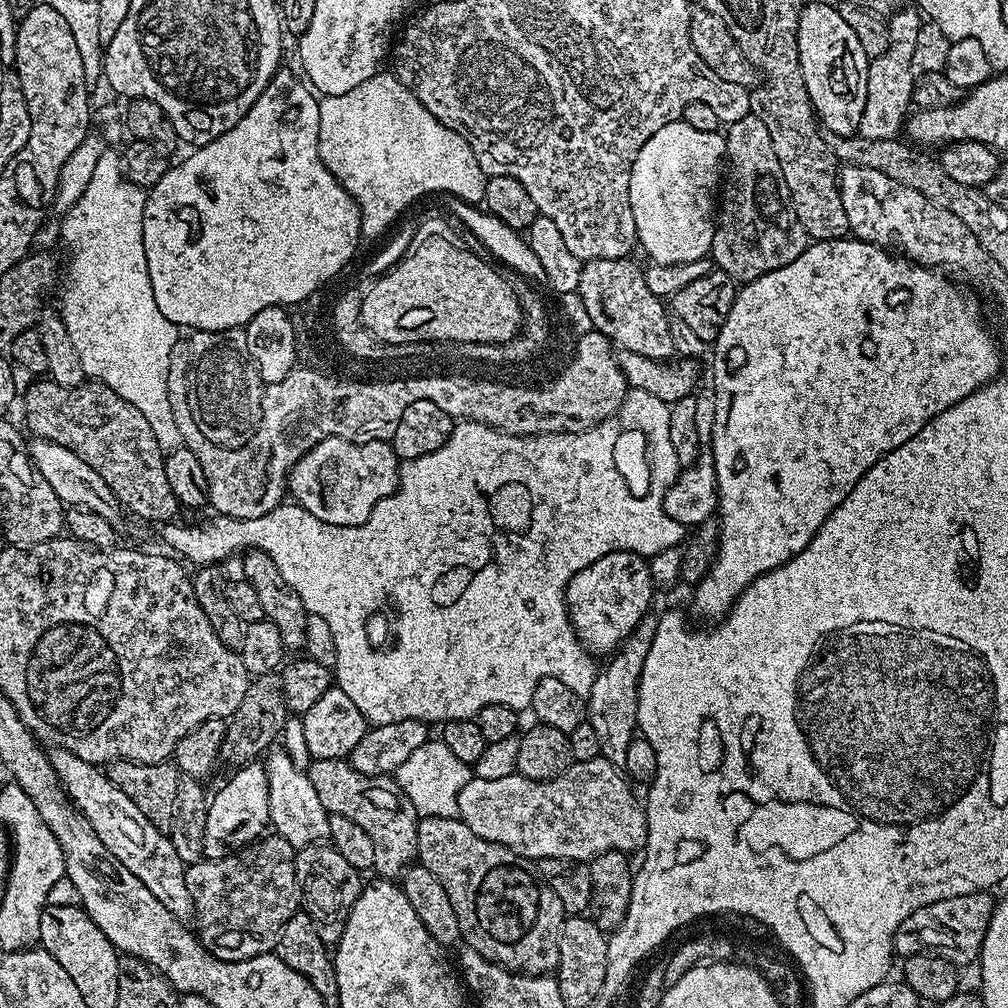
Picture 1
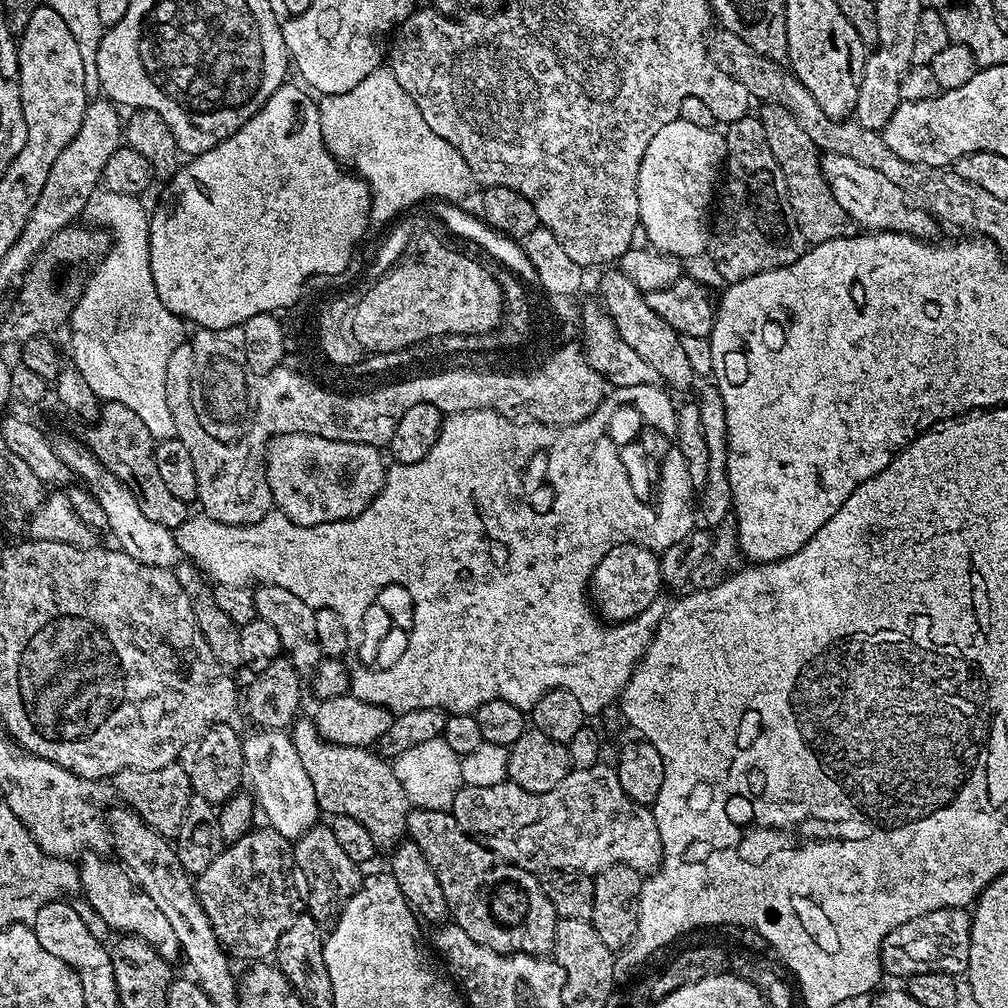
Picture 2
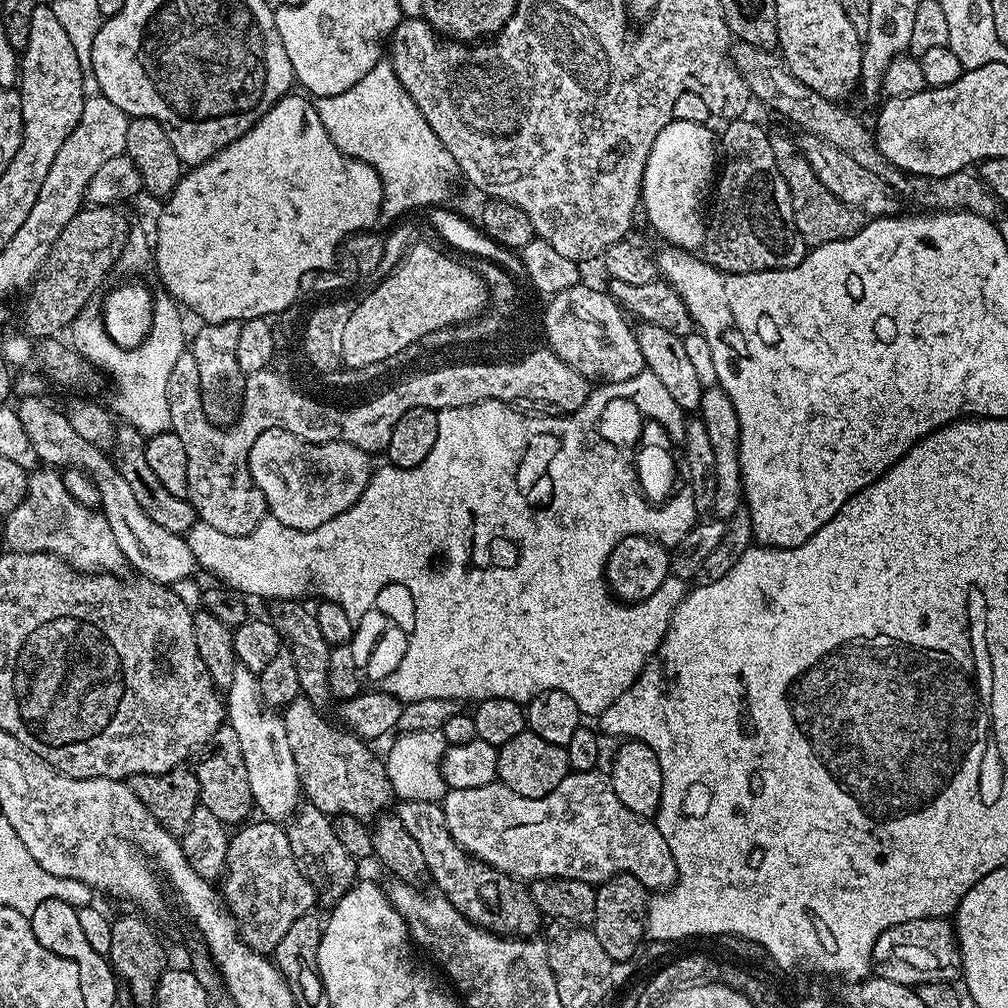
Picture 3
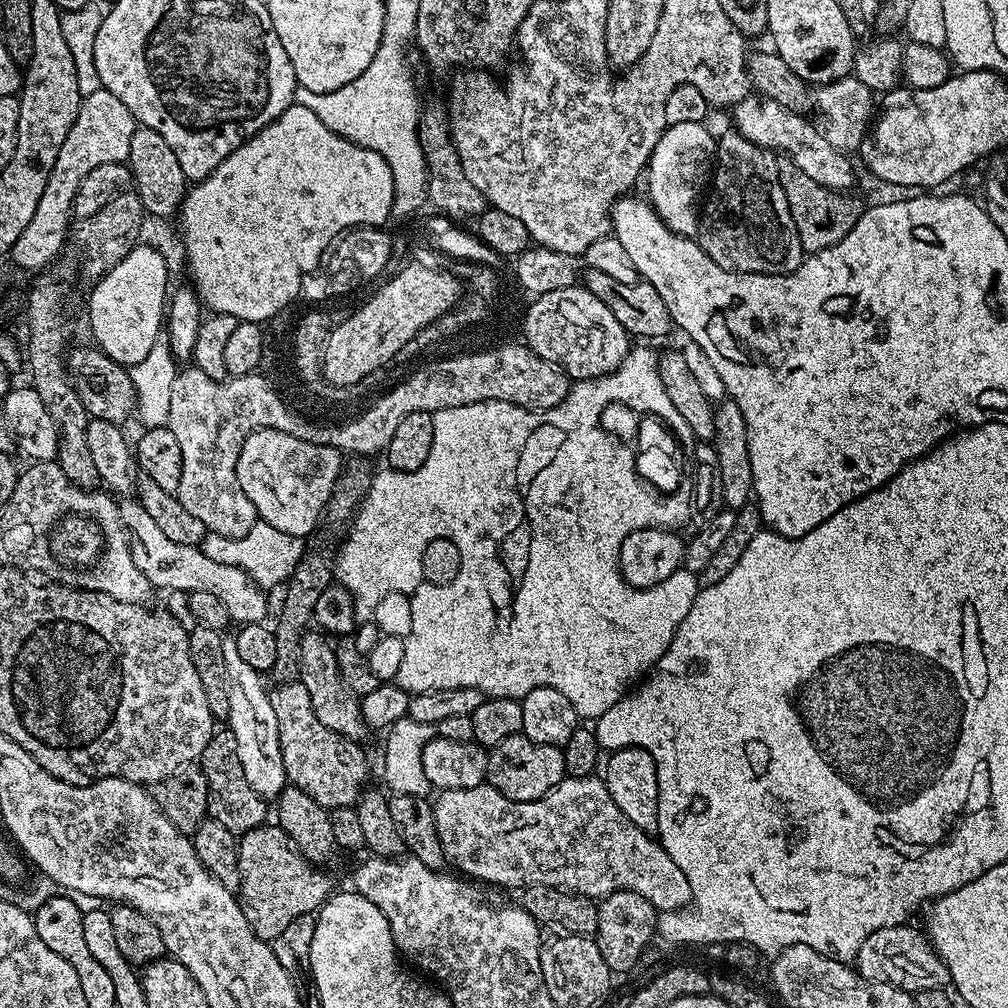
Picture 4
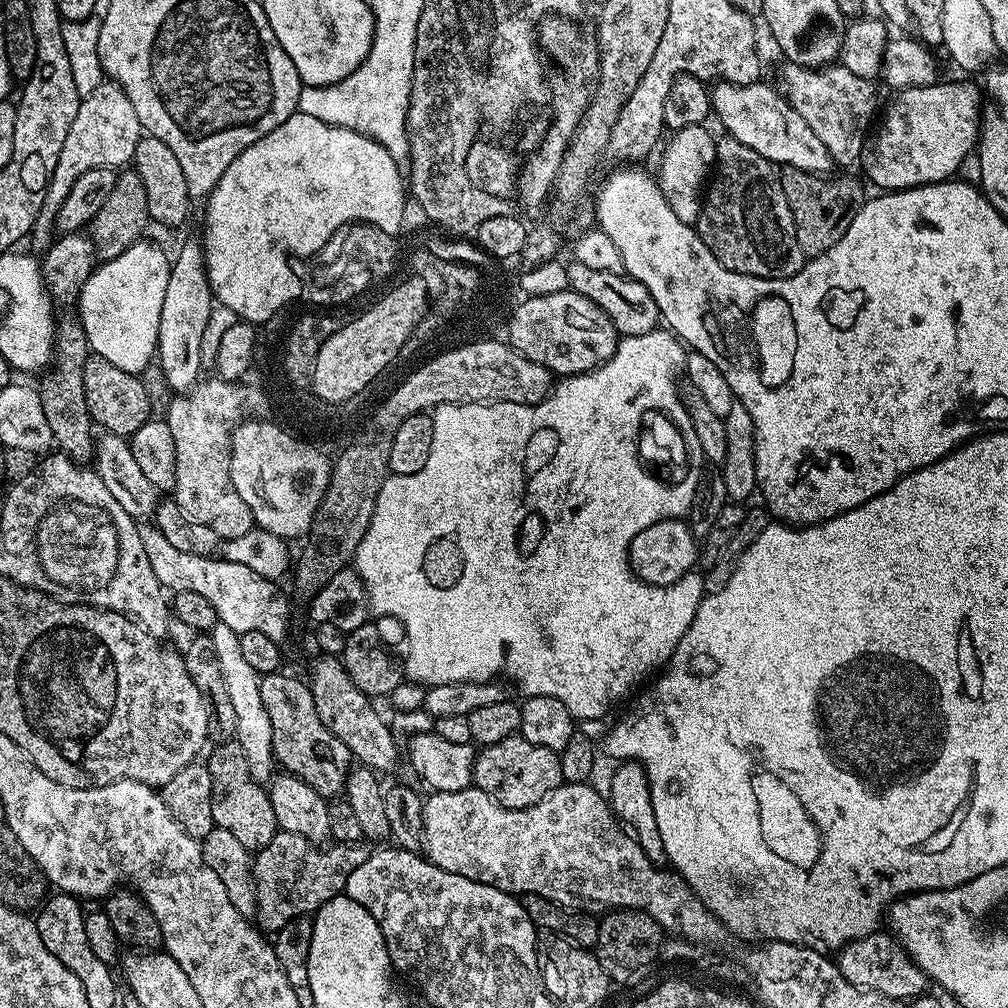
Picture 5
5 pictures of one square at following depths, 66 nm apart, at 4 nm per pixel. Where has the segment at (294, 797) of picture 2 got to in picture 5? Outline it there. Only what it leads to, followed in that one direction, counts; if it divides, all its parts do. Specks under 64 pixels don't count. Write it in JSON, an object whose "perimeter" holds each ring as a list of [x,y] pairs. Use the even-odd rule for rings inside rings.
{"perimeter":[[[218,622],[212,628],[210,635],[214,646],[214,654],[218,654],[218,666],[222,666],[222,678],[226,678],[226,691],[230,693],[230,703],[234,706],[234,718],[236,719],[235,743],[242,746],[246,766],[253,778],[261,782],[271,781],[274,775],[272,731],[270,730],[270,714],[266,714],[266,706],[262,706],[261,673],[255,672],[242,659],[239,632],[230,630],[230,626]]]}

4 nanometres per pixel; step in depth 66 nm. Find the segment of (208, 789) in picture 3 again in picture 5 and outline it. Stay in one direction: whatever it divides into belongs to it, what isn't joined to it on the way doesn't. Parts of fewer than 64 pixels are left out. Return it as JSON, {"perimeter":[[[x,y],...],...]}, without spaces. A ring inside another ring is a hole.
{"perimeter":[[[220,742],[215,747],[206,756],[212,779],[212,823],[222,830],[230,830],[230,834],[234,834],[234,838],[249,850],[262,849],[278,830],[267,787],[250,774],[240,744]]]}

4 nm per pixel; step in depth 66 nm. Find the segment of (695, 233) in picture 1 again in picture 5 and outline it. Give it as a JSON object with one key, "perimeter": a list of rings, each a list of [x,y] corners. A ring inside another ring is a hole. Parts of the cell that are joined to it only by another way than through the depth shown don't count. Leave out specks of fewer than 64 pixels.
{"perimeter":[[[695,124],[689,128],[678,128],[671,133],[672,141],[664,148],[664,157],[660,160],[660,176],[658,183],[666,202],[670,204],[670,210],[682,220],[690,225],[695,225],[700,217],[700,206],[702,203],[702,189],[709,179],[716,162],[716,140],[707,132],[707,127]]]}

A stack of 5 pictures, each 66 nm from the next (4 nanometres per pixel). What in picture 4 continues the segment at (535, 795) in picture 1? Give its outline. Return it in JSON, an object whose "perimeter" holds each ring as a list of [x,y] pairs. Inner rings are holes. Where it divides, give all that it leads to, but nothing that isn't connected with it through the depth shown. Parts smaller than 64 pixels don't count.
{"perimeter":[[[599,775],[568,776],[557,788],[550,790],[542,798],[530,802],[518,802],[506,798],[506,794],[494,790],[487,782],[474,786],[470,790],[443,790],[437,796],[440,797],[434,800],[433,816],[437,828],[437,838],[440,839],[447,863],[453,864],[457,868],[457,870],[455,869],[457,873],[463,874],[473,881],[485,880],[486,883],[497,884],[500,888],[516,888],[515,890],[523,890],[526,886],[550,886],[551,888],[560,888],[563,892],[575,892],[578,896],[593,898],[603,898],[618,890],[634,890],[634,894],[642,894],[642,898],[646,898],[646,902],[655,904],[657,913],[678,912],[692,903],[690,882],[686,882],[686,874],[682,874],[678,862],[674,862],[674,858],[670,858],[670,854],[666,854],[659,839],[643,832],[634,822],[630,822],[626,815],[622,814],[622,810],[615,805],[614,799],[610,796],[610,790],[605,781]]]}

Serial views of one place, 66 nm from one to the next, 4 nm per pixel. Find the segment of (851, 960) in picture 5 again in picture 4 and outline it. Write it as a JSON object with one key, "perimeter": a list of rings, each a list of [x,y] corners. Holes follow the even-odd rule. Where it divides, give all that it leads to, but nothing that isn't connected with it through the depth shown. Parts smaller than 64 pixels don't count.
{"perimeter":[[[907,923],[886,926],[882,930],[874,930],[874,934],[870,934],[870,938],[866,938],[866,942],[862,942],[862,946],[856,951],[854,961],[854,967],[860,973],[861,980],[895,984],[896,987],[913,994],[922,988],[944,988],[949,983],[948,967],[941,960],[940,955],[933,950],[927,935],[921,929],[919,932],[916,928],[908,927]]]}

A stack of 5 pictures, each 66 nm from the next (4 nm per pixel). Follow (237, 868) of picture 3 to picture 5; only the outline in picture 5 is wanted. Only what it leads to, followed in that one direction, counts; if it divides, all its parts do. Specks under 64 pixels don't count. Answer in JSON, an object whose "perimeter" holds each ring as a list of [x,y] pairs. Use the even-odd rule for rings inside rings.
{"perimeter":[[[277,830],[274,838],[255,853],[252,861],[252,878],[256,883],[255,919],[265,933],[275,934],[286,922],[315,914],[323,904],[341,895],[350,874],[370,854],[363,843],[333,843],[331,847],[320,847],[305,836]]]}

